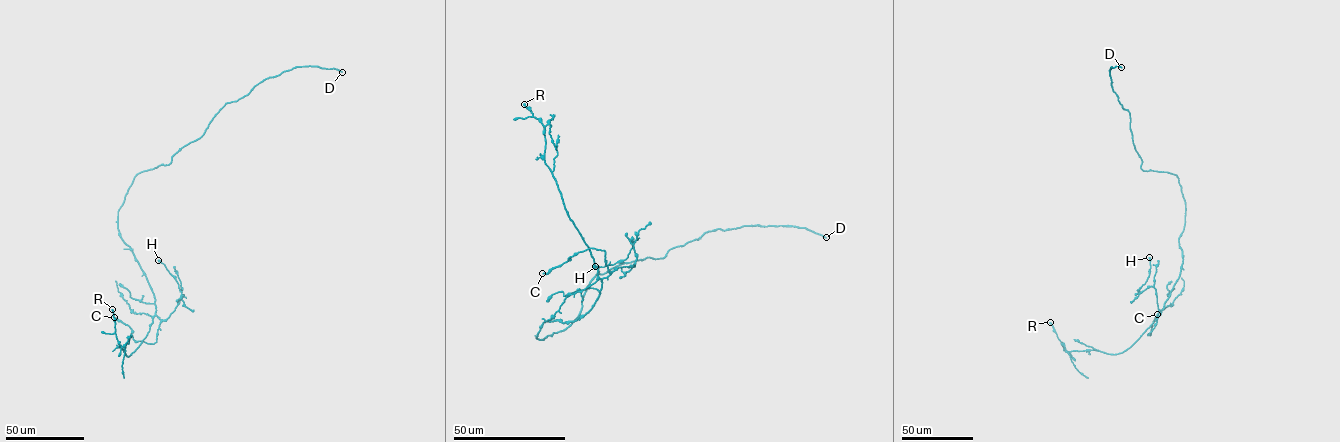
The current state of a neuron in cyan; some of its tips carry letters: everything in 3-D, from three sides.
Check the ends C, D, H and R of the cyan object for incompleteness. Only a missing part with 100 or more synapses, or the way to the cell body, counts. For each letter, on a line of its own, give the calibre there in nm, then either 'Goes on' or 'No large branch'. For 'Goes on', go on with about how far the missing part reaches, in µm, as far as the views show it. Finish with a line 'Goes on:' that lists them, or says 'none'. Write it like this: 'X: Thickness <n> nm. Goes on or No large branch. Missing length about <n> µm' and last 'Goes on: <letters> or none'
C: Thickness 120 nm. No large branch
D: Thickness 220 nm. Goes on. Missing length about 120 µm
H: Thickness 550 nm. No large branch
R: Thickness 440 nm. No large branch
Goes on: D

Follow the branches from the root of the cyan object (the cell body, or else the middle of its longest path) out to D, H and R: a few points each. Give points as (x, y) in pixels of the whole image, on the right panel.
D: (1185, 206), (1177, 175), (1141, 168), (1130, 113), (1111, 85), (1111, 68), (1121, 67)
H: (1185, 206), (1184, 229), (1178, 239), (1182, 268), (1160, 310), (1154, 288), (1139, 291), (1149, 275), (1149, 257)
R: (1185, 206), (1179, 277), (1156, 319), (1130, 347), (1115, 354), (1067, 351), (1050, 322)

